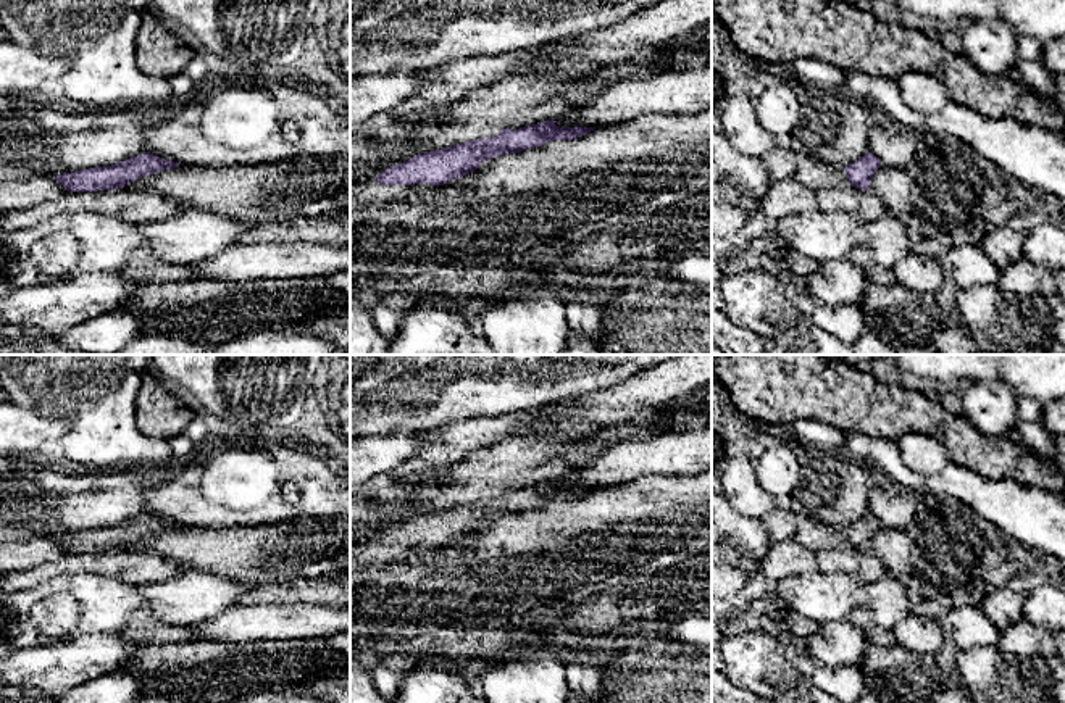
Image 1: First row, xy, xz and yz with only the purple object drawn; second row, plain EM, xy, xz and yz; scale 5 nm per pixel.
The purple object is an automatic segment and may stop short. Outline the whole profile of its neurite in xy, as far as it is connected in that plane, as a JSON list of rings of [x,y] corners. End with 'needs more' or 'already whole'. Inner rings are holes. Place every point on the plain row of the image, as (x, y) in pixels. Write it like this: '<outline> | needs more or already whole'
[[[150,513],[127,519],[111,527],[97,527],[53,537],[68,553],[97,553],[124,550],[127,543],[140,537],[157,535],[165,530],[179,529],[178,524],[158,519]]] | already whole

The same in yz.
[[[867,513],[857,522],[846,527],[844,532],[852,548],[860,551],[870,551],[870,540],[878,529],[881,529],[879,521],[871,513]]] | already whole

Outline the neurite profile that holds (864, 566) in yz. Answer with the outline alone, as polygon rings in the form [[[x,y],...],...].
[[[849,547],[846,550],[820,550],[815,555],[820,572],[844,572],[862,585],[881,580],[888,574],[884,564],[871,551],[860,551]]]

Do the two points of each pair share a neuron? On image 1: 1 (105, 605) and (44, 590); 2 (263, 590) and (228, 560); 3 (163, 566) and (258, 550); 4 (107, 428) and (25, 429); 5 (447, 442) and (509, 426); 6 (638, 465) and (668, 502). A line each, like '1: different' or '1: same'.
1: same
2: same
3: different
4: different
5: same
6: different

